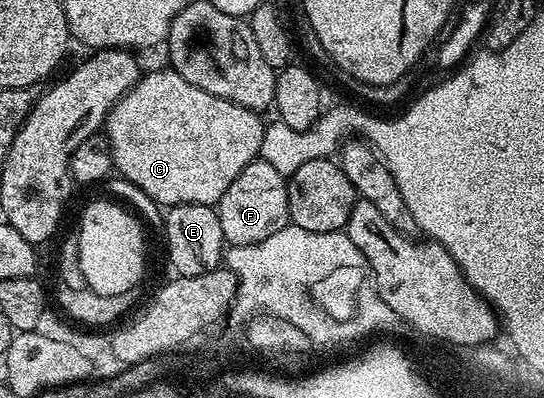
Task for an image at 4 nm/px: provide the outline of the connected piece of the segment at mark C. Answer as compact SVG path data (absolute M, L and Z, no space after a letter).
M165 68L165 70L152 70L145 73L139 81L135 83L120 98L118 104L112 106L112 110L108 113L106 123L106 141L112 149L112 164L115 173L121 178L125 178L130 184L134 184L142 192L146 192L146 196L150 196L156 201L157 206L161 208L171 208L181 206L181 204L202 204L203 206L212 206L218 203L223 193L230 188L235 178L239 176L244 168L252 161L260 158L260 149L262 148L262 136L264 135L265 119L257 111L250 108L242 108L238 104L234 104L230 100L222 100L222 96L214 96L210 92L206 92L202 88L198 88L194 84L190 84L190 80L183 78L178 71Z

